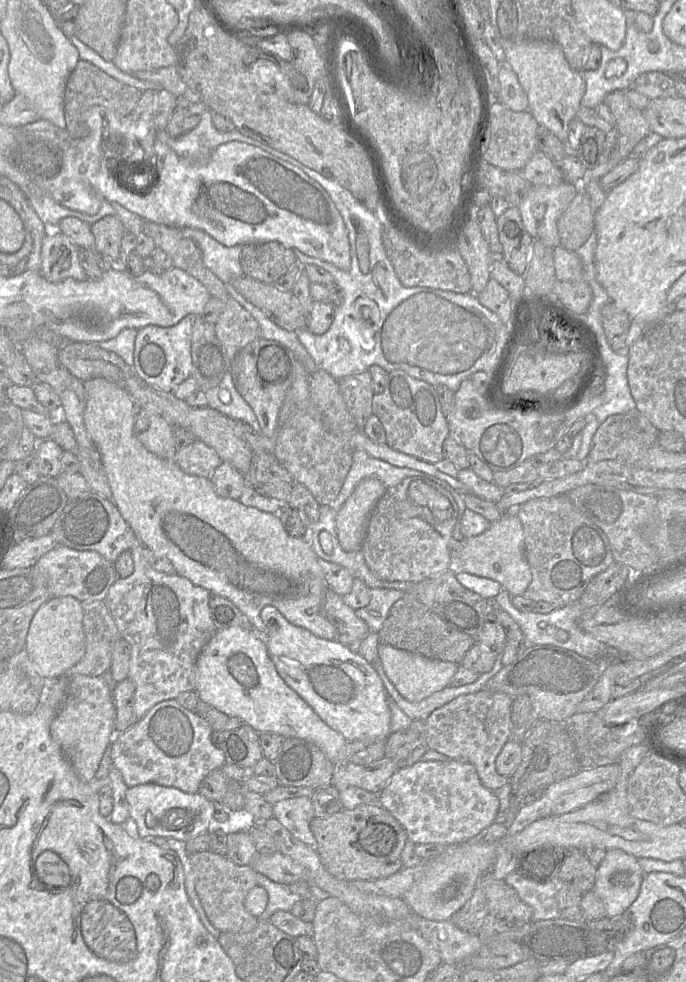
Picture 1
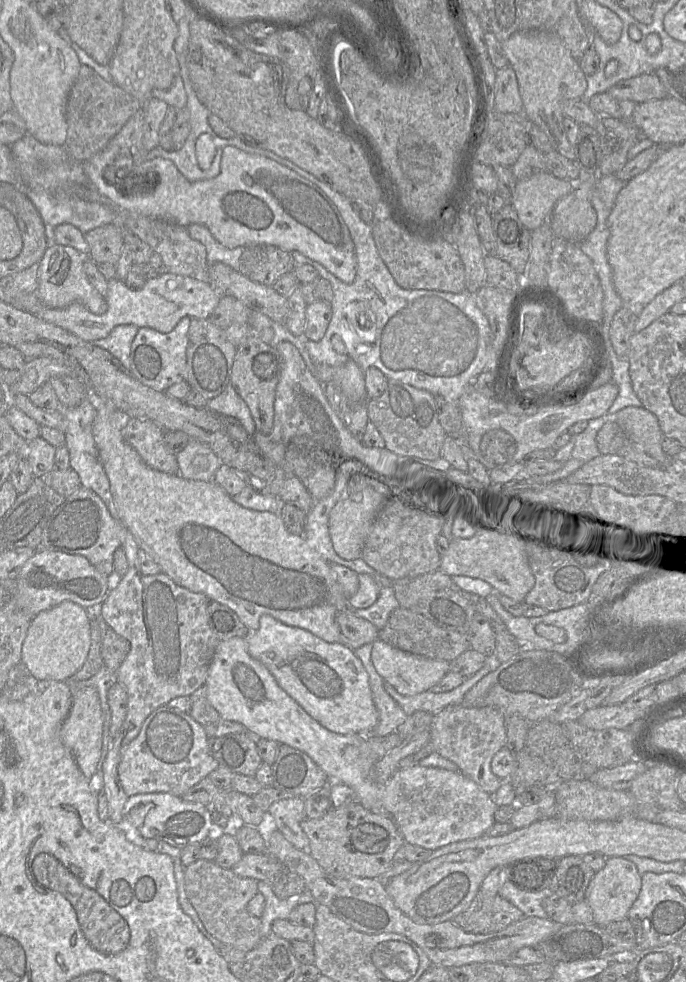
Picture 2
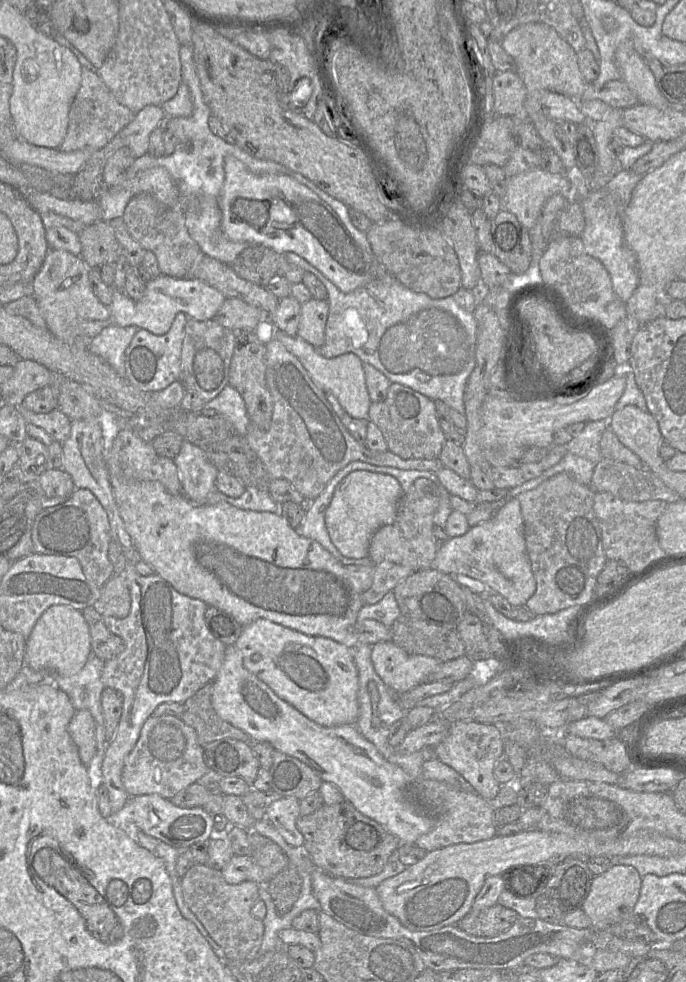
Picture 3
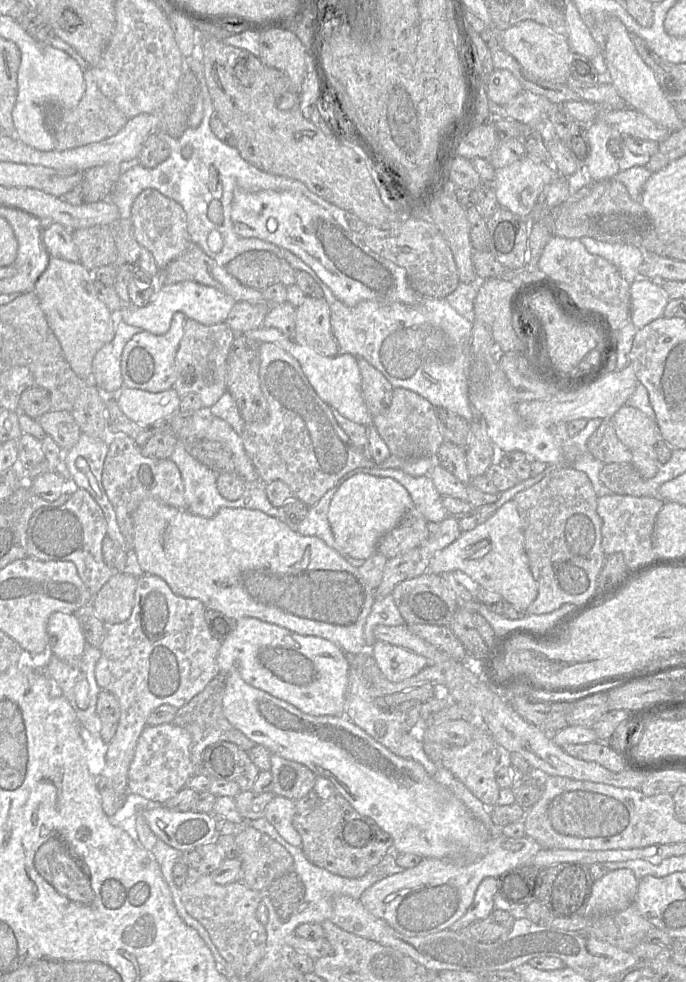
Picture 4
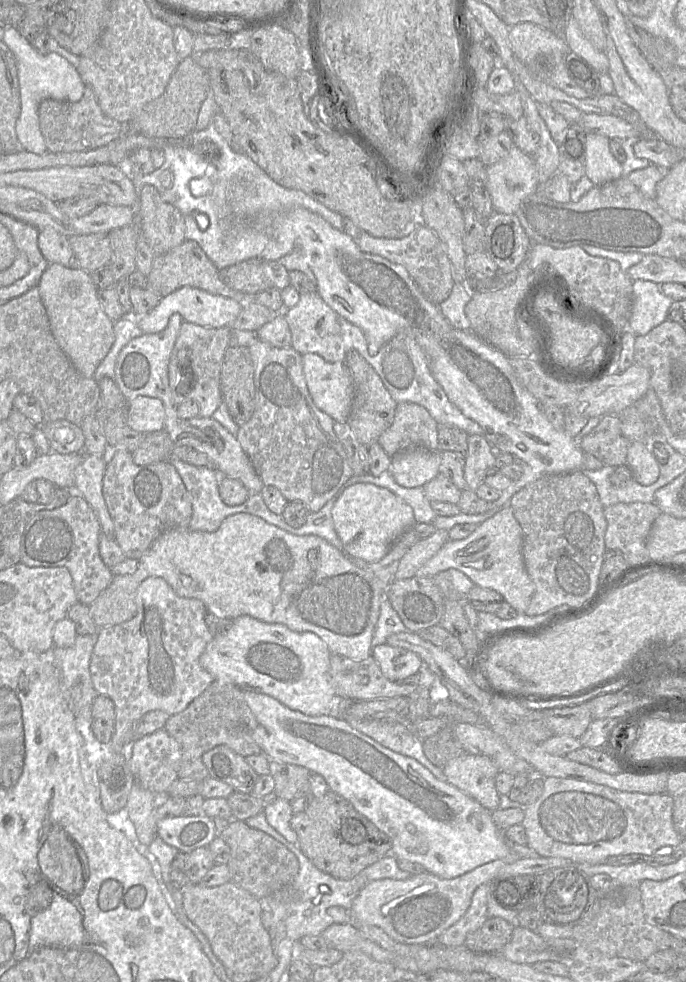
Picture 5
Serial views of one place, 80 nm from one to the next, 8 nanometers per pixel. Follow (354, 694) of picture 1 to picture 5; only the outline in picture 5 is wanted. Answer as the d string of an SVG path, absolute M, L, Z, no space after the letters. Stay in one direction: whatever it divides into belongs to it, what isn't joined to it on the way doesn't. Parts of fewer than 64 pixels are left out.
M247 615L233 620L223 634L214 636L200 657L201 666L220 683L269 695L292 710L308 716L334 714L343 717L343 703L332 685L330 657L326 643L313 632L295 632L280 623L265 623Z

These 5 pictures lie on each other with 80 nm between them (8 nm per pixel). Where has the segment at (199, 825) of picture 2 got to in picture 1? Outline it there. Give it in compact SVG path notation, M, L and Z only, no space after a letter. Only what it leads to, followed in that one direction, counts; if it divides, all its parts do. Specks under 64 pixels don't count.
M142 784L127 788L126 799L130 818L135 821L141 839L159 836L187 842L213 831L213 803L199 793L188 794L174 787Z

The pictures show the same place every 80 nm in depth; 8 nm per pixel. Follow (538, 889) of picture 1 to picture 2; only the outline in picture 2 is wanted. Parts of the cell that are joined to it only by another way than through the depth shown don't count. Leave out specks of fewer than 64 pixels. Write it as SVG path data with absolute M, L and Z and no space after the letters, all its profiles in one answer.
M507 880L500 888L498 894L520 909L526 917L548 919L542 902L553 894L549 888L539 892L528 892L517 888L512 882Z

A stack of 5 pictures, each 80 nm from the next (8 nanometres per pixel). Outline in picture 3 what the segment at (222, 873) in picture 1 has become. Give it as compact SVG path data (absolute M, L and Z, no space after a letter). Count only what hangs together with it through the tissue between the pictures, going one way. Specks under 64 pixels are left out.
M205 864L193 865L181 879L185 903L230 960L250 961L258 956L264 936L264 924L252 916L251 908L260 899L259 887L254 881L229 884L221 871Z

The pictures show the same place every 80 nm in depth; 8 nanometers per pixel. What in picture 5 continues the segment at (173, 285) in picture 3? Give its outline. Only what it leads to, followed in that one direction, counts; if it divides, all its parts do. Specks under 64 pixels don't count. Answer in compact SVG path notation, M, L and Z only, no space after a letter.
M183 286L161 298L159 304L147 314L134 317L143 333L158 333L164 330L172 314L179 313L184 321L204 327L231 327L240 314L244 303L223 295L209 293L192 286Z

